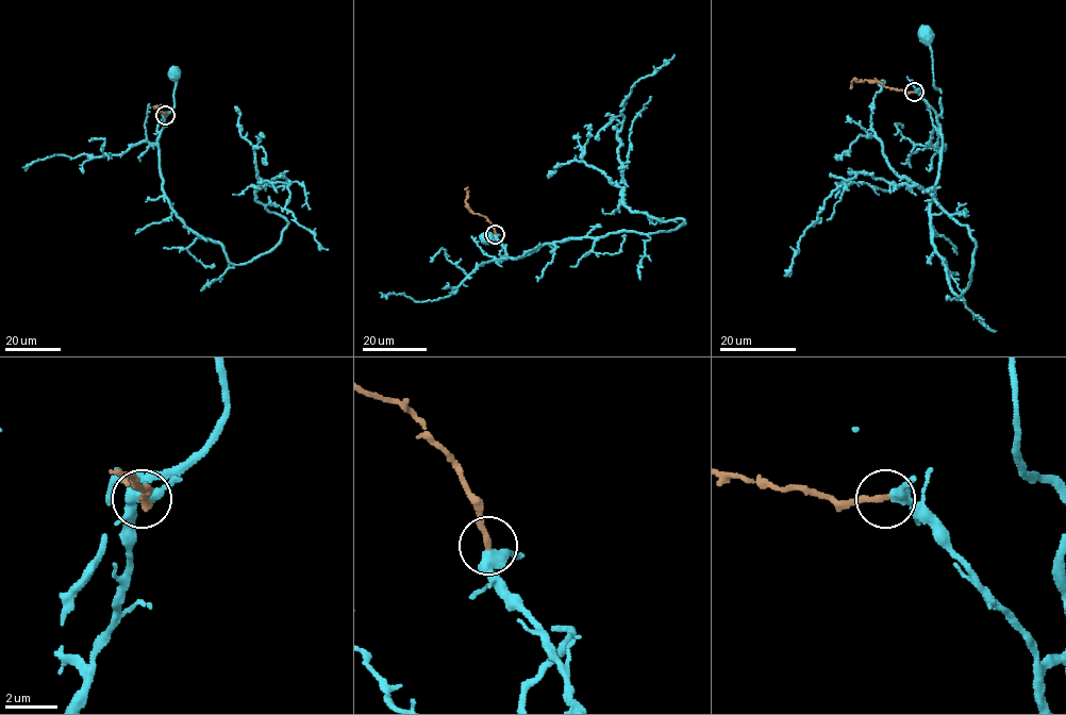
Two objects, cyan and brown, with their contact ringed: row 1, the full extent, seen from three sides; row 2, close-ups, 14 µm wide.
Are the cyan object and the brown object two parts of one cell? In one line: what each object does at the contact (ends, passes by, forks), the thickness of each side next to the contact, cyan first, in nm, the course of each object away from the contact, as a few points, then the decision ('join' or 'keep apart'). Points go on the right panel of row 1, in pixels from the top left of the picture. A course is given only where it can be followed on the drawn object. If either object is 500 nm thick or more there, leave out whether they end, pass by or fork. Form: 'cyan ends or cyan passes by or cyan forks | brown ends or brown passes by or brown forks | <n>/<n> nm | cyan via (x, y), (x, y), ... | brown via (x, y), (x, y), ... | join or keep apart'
cyan passes by | brown ends | 440/240 nm | cyan via (915, 92), (937, 115), (942, 113), (942, 93), (933, 84), (933, 59), (927, 34) | brown via (914, 92), (896, 90), (867, 80), (853, 80), (850, 88) | join

